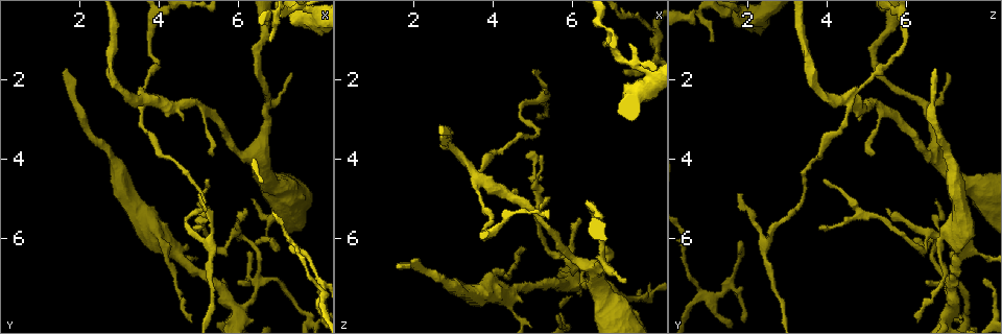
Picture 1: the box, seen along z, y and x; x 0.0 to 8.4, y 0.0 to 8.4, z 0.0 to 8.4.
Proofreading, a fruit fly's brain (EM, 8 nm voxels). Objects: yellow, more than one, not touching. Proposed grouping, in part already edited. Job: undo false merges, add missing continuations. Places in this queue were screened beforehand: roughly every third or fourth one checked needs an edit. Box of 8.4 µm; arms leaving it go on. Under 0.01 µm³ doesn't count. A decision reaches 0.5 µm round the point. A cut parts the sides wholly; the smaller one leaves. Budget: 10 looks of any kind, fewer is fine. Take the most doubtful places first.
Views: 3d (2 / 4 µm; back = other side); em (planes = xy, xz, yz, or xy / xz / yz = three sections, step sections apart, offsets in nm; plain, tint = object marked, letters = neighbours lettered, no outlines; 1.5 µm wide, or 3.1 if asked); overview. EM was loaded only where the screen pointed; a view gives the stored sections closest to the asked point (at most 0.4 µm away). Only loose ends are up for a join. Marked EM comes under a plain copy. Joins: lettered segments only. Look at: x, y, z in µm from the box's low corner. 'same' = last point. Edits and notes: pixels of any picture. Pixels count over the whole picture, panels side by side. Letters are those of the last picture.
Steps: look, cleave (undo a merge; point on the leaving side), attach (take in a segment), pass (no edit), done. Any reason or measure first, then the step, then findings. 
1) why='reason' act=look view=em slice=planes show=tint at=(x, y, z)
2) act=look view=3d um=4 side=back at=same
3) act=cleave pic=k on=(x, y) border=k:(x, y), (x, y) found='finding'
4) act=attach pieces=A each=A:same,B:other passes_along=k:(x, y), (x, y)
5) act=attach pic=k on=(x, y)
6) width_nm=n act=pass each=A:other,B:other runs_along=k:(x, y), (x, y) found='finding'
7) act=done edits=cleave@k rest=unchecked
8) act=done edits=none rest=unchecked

why='four arms meet' act=look view=3d um=4 at=(3.70, 2.55, 4.50)

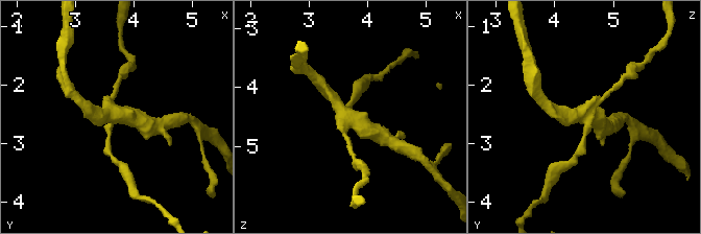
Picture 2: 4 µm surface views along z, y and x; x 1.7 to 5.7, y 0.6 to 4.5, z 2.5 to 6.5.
arms=4 act=look view=em slice=planes show=letters at=(3.70, 2.50, 4.55)

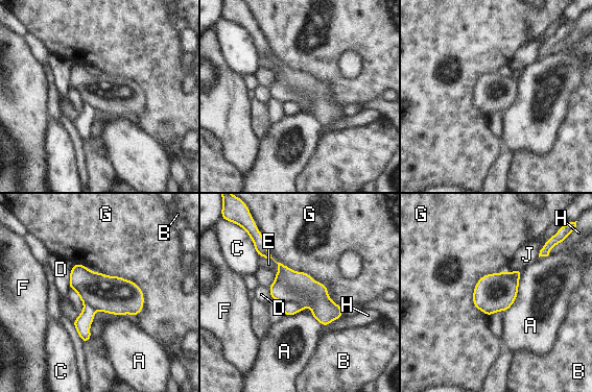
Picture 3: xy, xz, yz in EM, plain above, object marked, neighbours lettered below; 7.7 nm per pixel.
act=cleave pic=3 on=(288, 308) each=A:other,B:other,C:other,D:other,E:other,F:other,G:other,H:other,J:other border=3:(283, 302), (293, 301), (300, 310) found='a second neuron is stuck on'

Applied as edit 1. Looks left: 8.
act=look view=overview

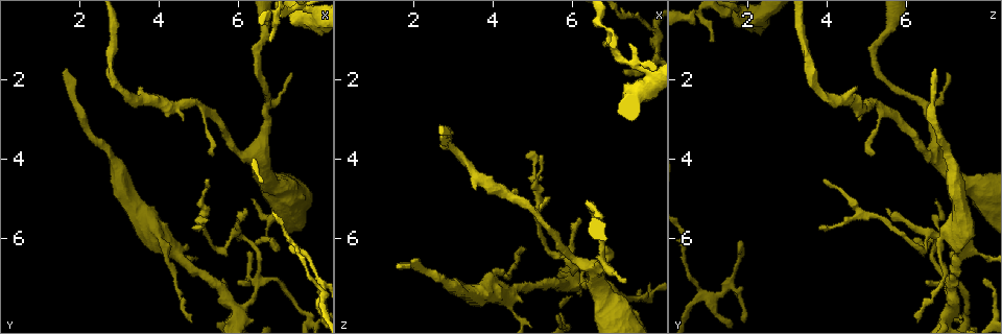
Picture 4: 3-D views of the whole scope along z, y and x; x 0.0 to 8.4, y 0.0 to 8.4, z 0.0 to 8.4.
why='four or more arms meet' act=look view=em slice=yz step=8 show=letters at=(6.05, 7.80, 7.15)

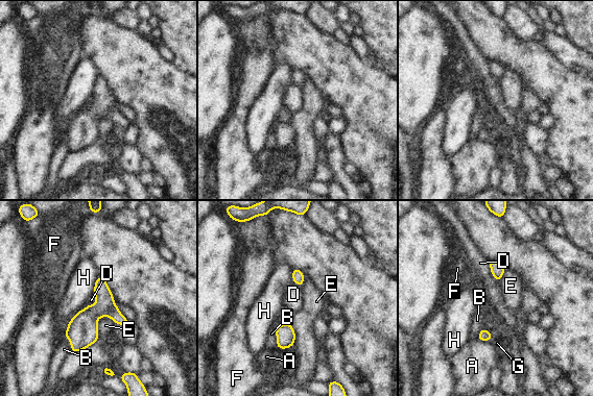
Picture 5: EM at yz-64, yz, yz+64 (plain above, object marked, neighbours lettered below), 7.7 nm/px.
why='another direction' act=look view=em slice=planes show=letters at=same

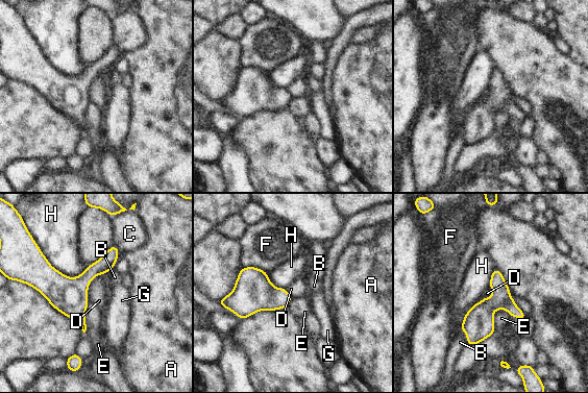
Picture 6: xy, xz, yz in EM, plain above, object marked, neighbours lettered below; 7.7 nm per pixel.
width_nm=160 act=pass each=A:other,B:other,C:other,D:other,E:other,F:other,G:other,H:other runs_along=6:(115, 252), (80, 283), (9, 271) found='all the same neuron'

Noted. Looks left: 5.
why='tapers out' act=look view=em slice=planes show=letters at=(6.85, 6.05, 6.15)

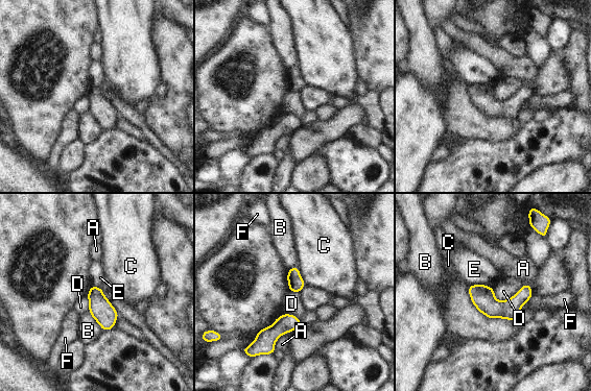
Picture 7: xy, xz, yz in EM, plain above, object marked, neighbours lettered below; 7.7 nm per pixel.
act=pass each=A:other,B:other,C:other,D:other,E:other,F:other border=7:(468, 286), (478, 311), (517, 320) found='no lettered segment goes on from it'

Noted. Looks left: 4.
why='free end' act=look view=em slice=planes show=letters at=(4.75, 5.75, 3.95)

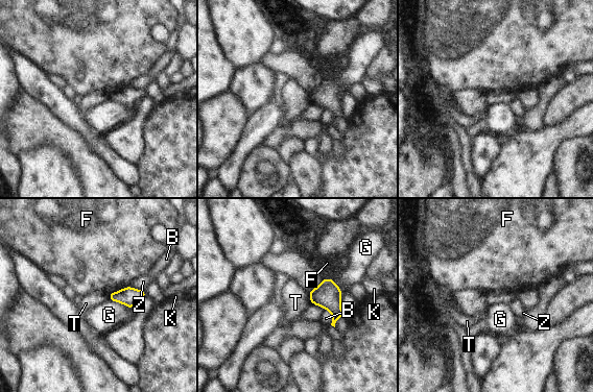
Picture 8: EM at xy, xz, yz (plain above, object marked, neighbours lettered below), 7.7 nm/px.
act=pass each=B:other,F:other,G:other,K:other,T:other,Z:other found='no lettered segment goes on from it'

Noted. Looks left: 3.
act=done edits=cleave@3 rest=unchecked

